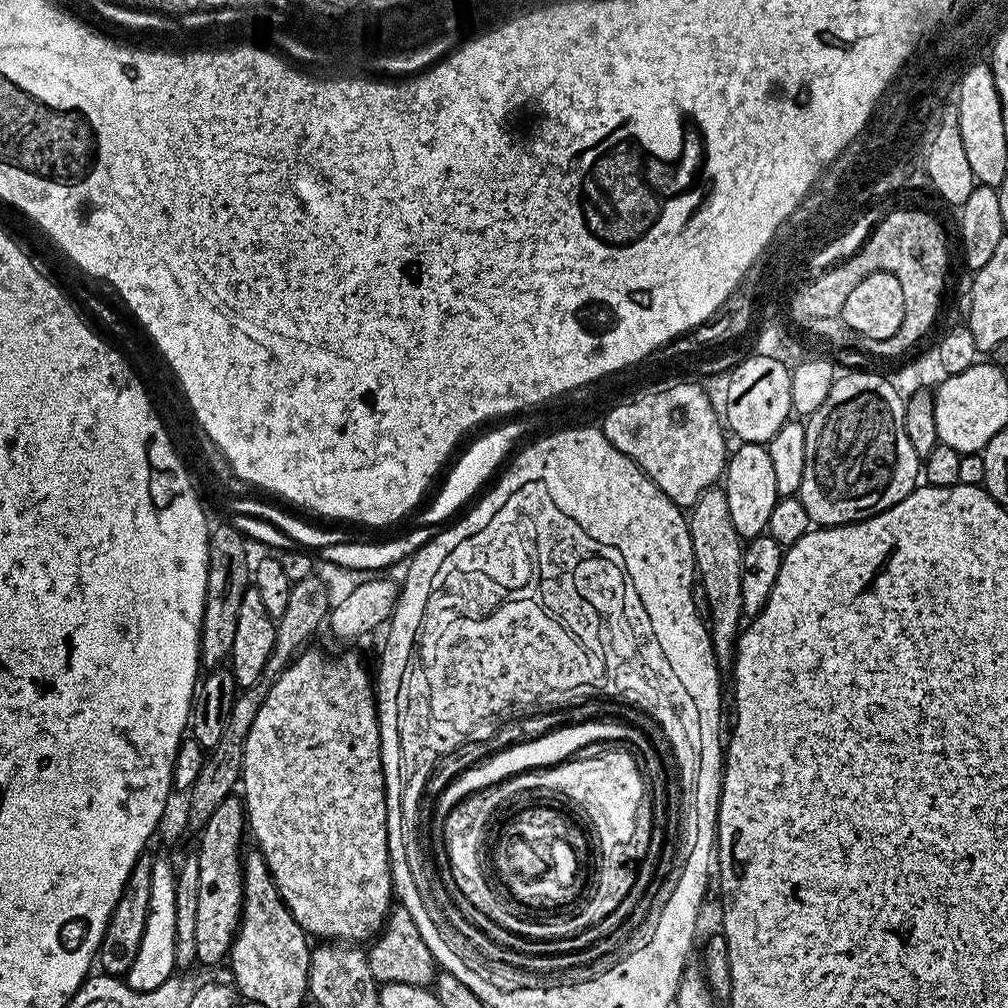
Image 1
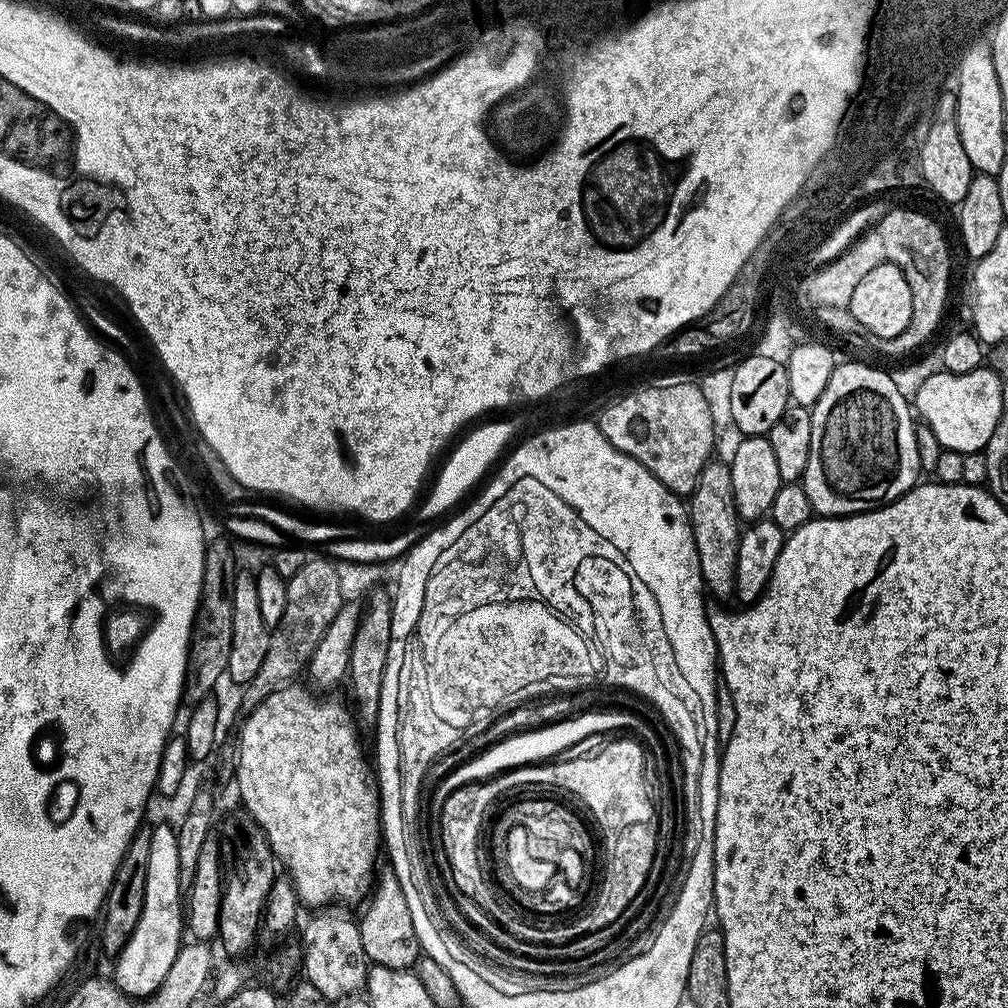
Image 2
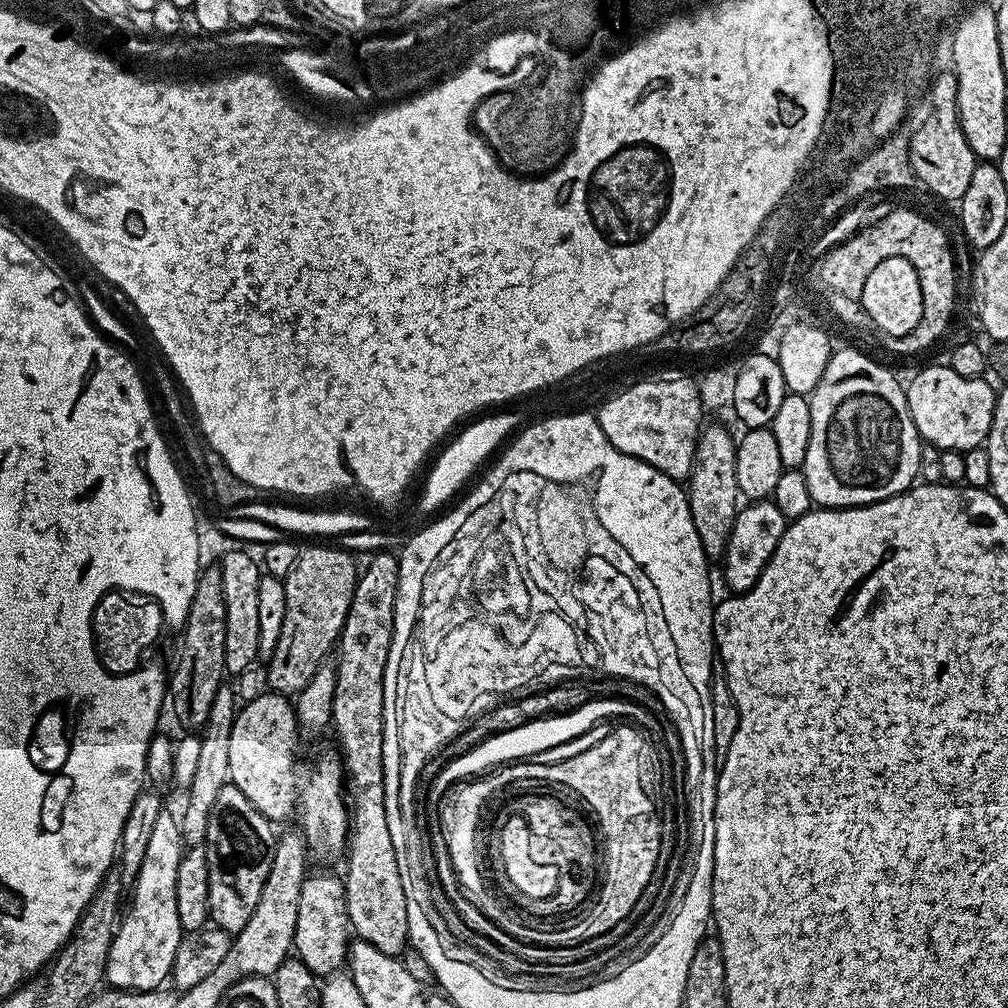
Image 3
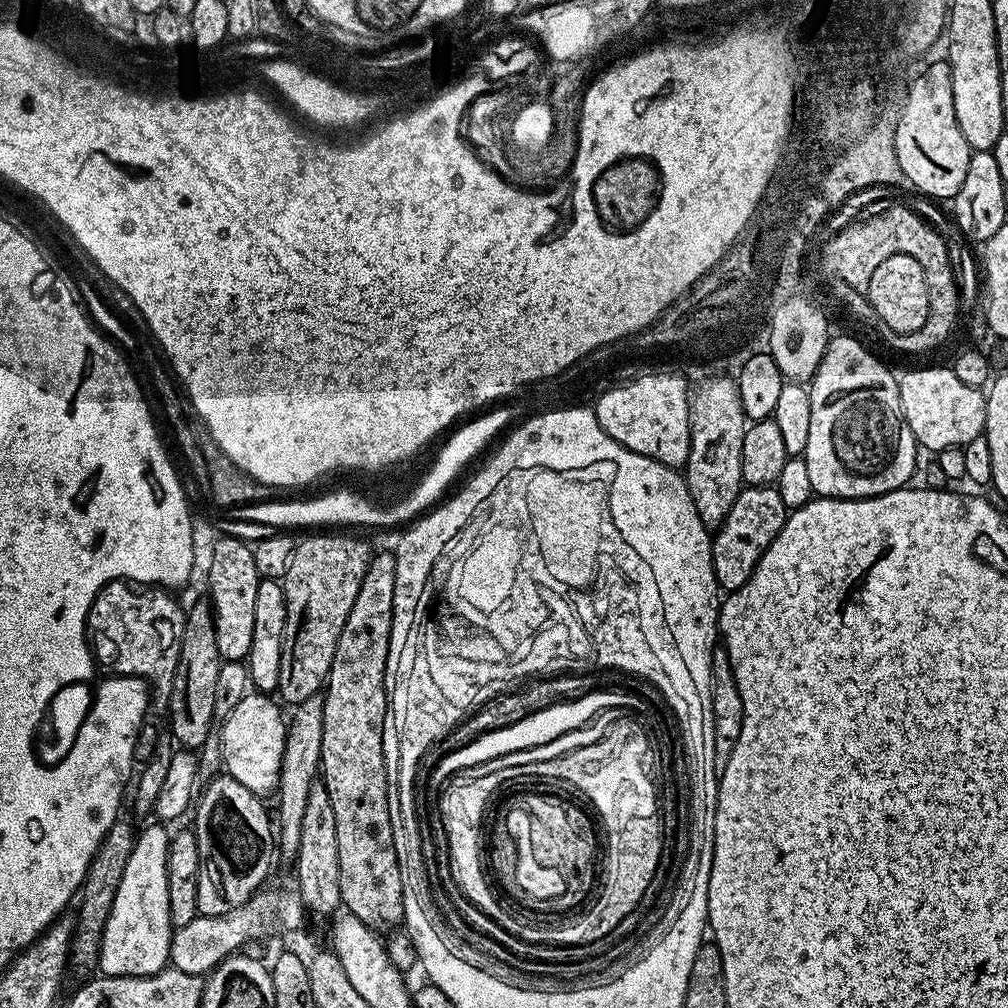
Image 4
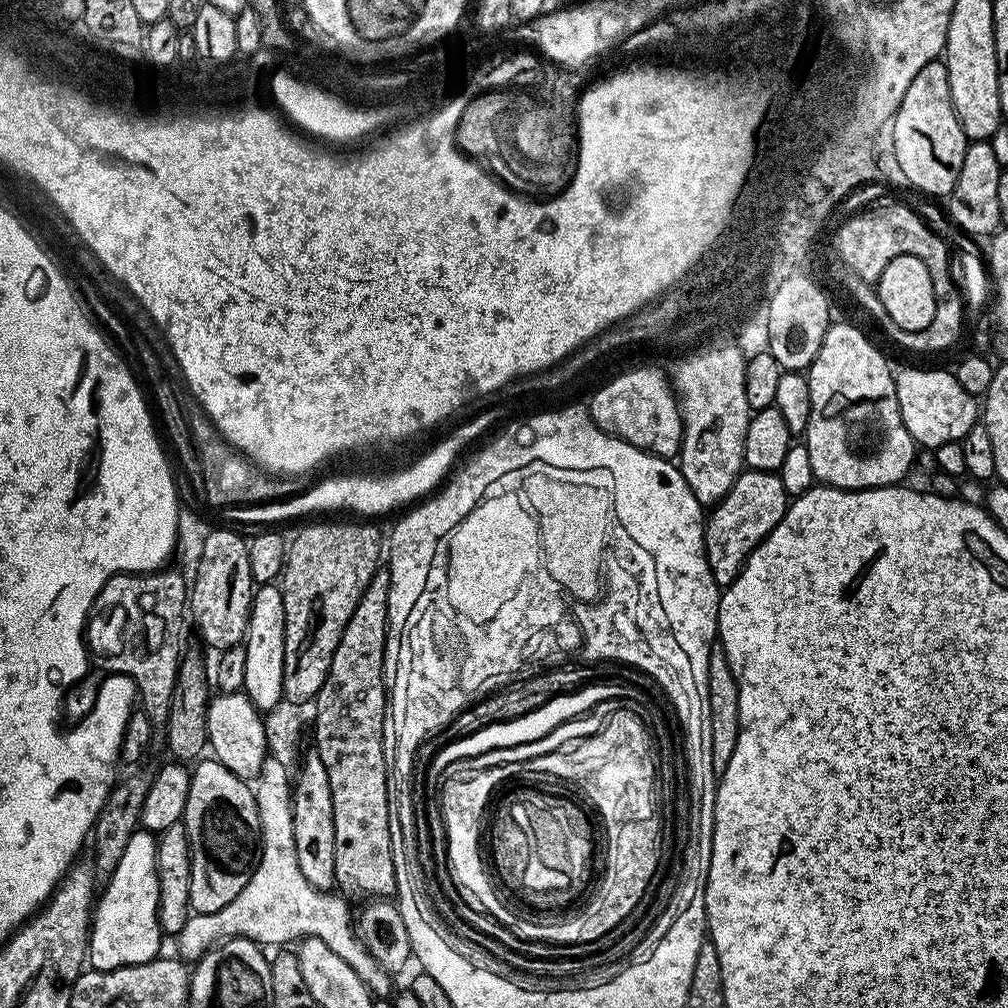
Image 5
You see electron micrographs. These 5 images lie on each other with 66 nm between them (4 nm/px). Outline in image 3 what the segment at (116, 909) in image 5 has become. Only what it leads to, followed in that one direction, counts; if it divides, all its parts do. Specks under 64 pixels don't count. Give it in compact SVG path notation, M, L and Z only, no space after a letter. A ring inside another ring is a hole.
M161 810L146 845L142 870L138 870L136 883L130 888L132 901L129 904L127 901L123 909L108 951L104 979L113 989L151 992L171 977L182 935L178 918L178 866L185 855L179 819L175 815L172 817L168 810Z

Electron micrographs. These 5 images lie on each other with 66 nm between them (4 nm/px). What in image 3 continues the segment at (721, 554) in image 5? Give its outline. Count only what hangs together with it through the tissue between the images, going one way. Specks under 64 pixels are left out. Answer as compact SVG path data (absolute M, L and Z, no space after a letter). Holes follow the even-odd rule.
M770 498L745 503L737 511L722 557L724 584L729 588L729 593L748 592L754 586L754 582L762 578L762 570L766 570L766 562L770 562L774 550L778 550L778 542L782 542L782 534L789 523L782 510L778 510L778 506Z

